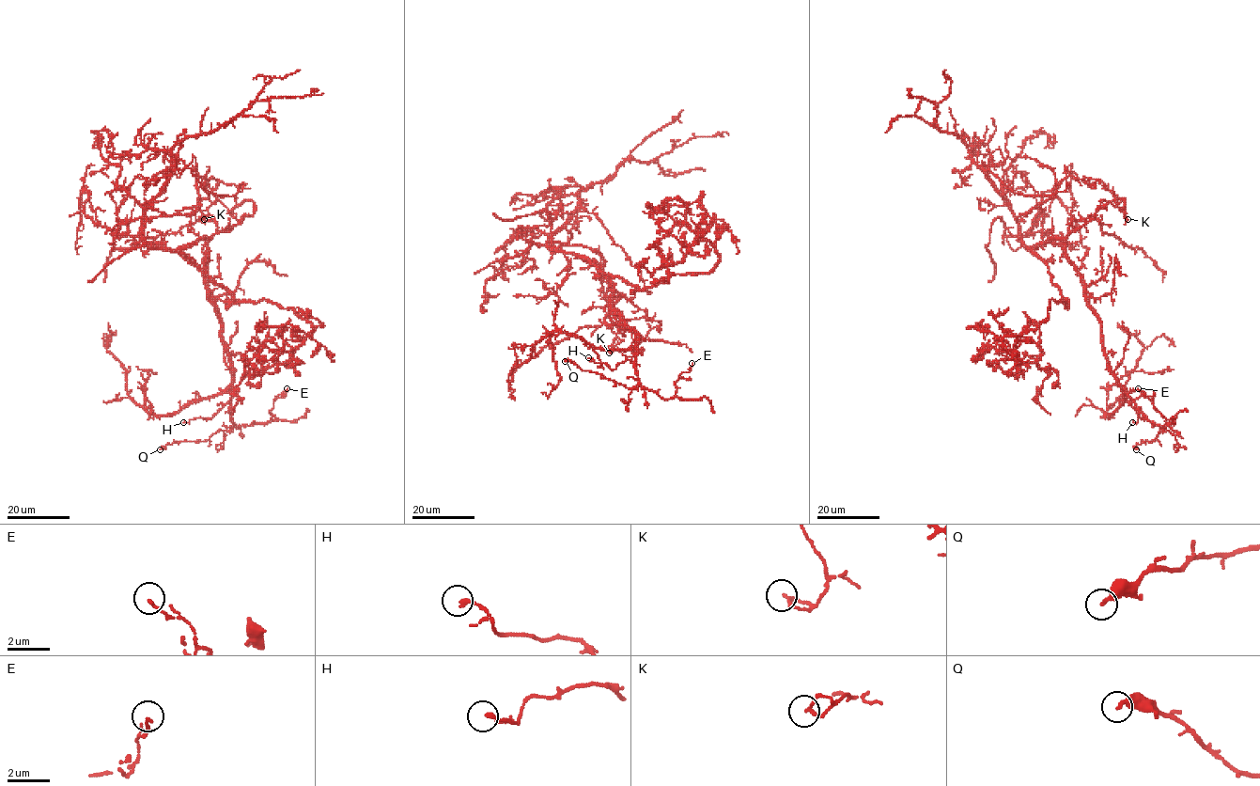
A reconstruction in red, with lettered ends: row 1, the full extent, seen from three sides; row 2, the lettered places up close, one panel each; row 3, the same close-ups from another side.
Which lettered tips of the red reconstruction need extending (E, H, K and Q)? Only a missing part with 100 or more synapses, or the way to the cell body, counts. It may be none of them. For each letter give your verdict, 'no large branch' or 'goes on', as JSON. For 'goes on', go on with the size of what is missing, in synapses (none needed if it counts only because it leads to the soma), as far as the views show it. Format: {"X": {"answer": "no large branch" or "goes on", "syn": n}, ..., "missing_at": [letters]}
{"E": {"answer": "no large branch"}, "H": {"answer": "no large branch"}, "K": {"answer": "no large branch"}, "Q": {"answer": "no large branch"}, "missing_at": []}

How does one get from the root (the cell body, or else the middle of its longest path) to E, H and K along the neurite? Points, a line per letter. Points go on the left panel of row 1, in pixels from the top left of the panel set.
E: (207, 243), (209, 295), (222, 320), (231, 369), (231, 419), (237, 425), (266, 424), (273, 400), (287, 388)
H: (207, 243), (209, 295), (222, 320), (223, 342), (231, 369), (232, 397), (210, 419), (196, 417), (183, 422)
K: (207, 243), (251, 216), (256, 206), (245, 200), (228, 211), (217, 200), (207, 209), (210, 218), (204, 219)

